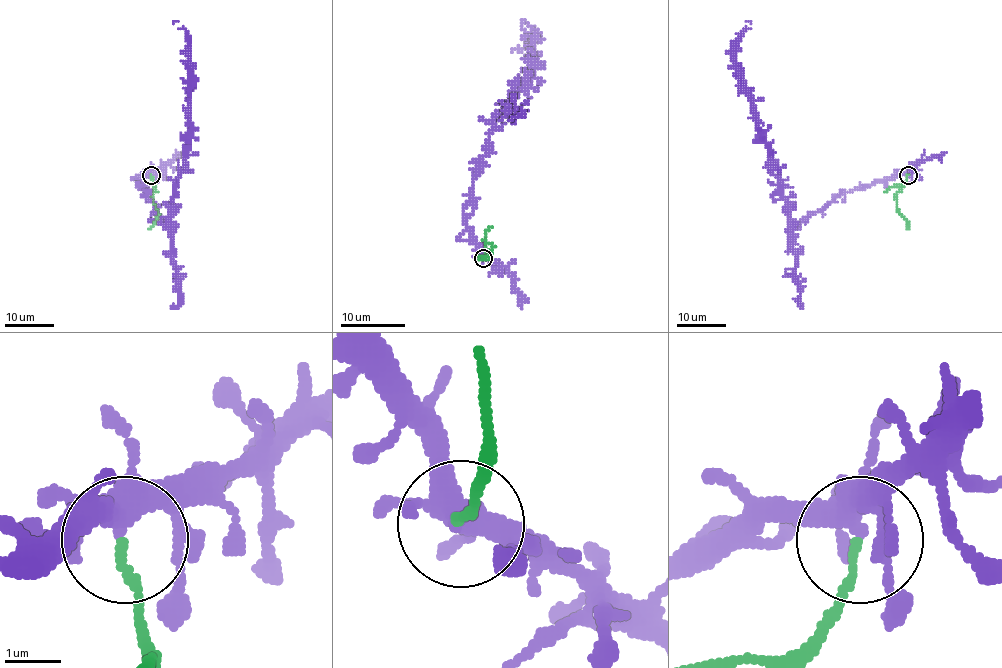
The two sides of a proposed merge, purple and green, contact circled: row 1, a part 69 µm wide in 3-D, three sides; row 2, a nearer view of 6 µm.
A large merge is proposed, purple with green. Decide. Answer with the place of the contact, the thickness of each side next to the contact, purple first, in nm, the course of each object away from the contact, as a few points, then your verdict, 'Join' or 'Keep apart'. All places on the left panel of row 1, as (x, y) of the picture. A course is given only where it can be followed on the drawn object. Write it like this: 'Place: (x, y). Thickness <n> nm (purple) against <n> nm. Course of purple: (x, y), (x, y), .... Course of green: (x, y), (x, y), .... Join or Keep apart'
Place: (151, 175). Thickness 320 nm (purple) against 130 nm. Course of purple: (151, 175), (136, 184), (155, 206), (157, 220), (167, 225), (190, 124), (188, 34), (177, 21). Course of green: (151, 175), (159, 216), (149, 230). Keep apart

